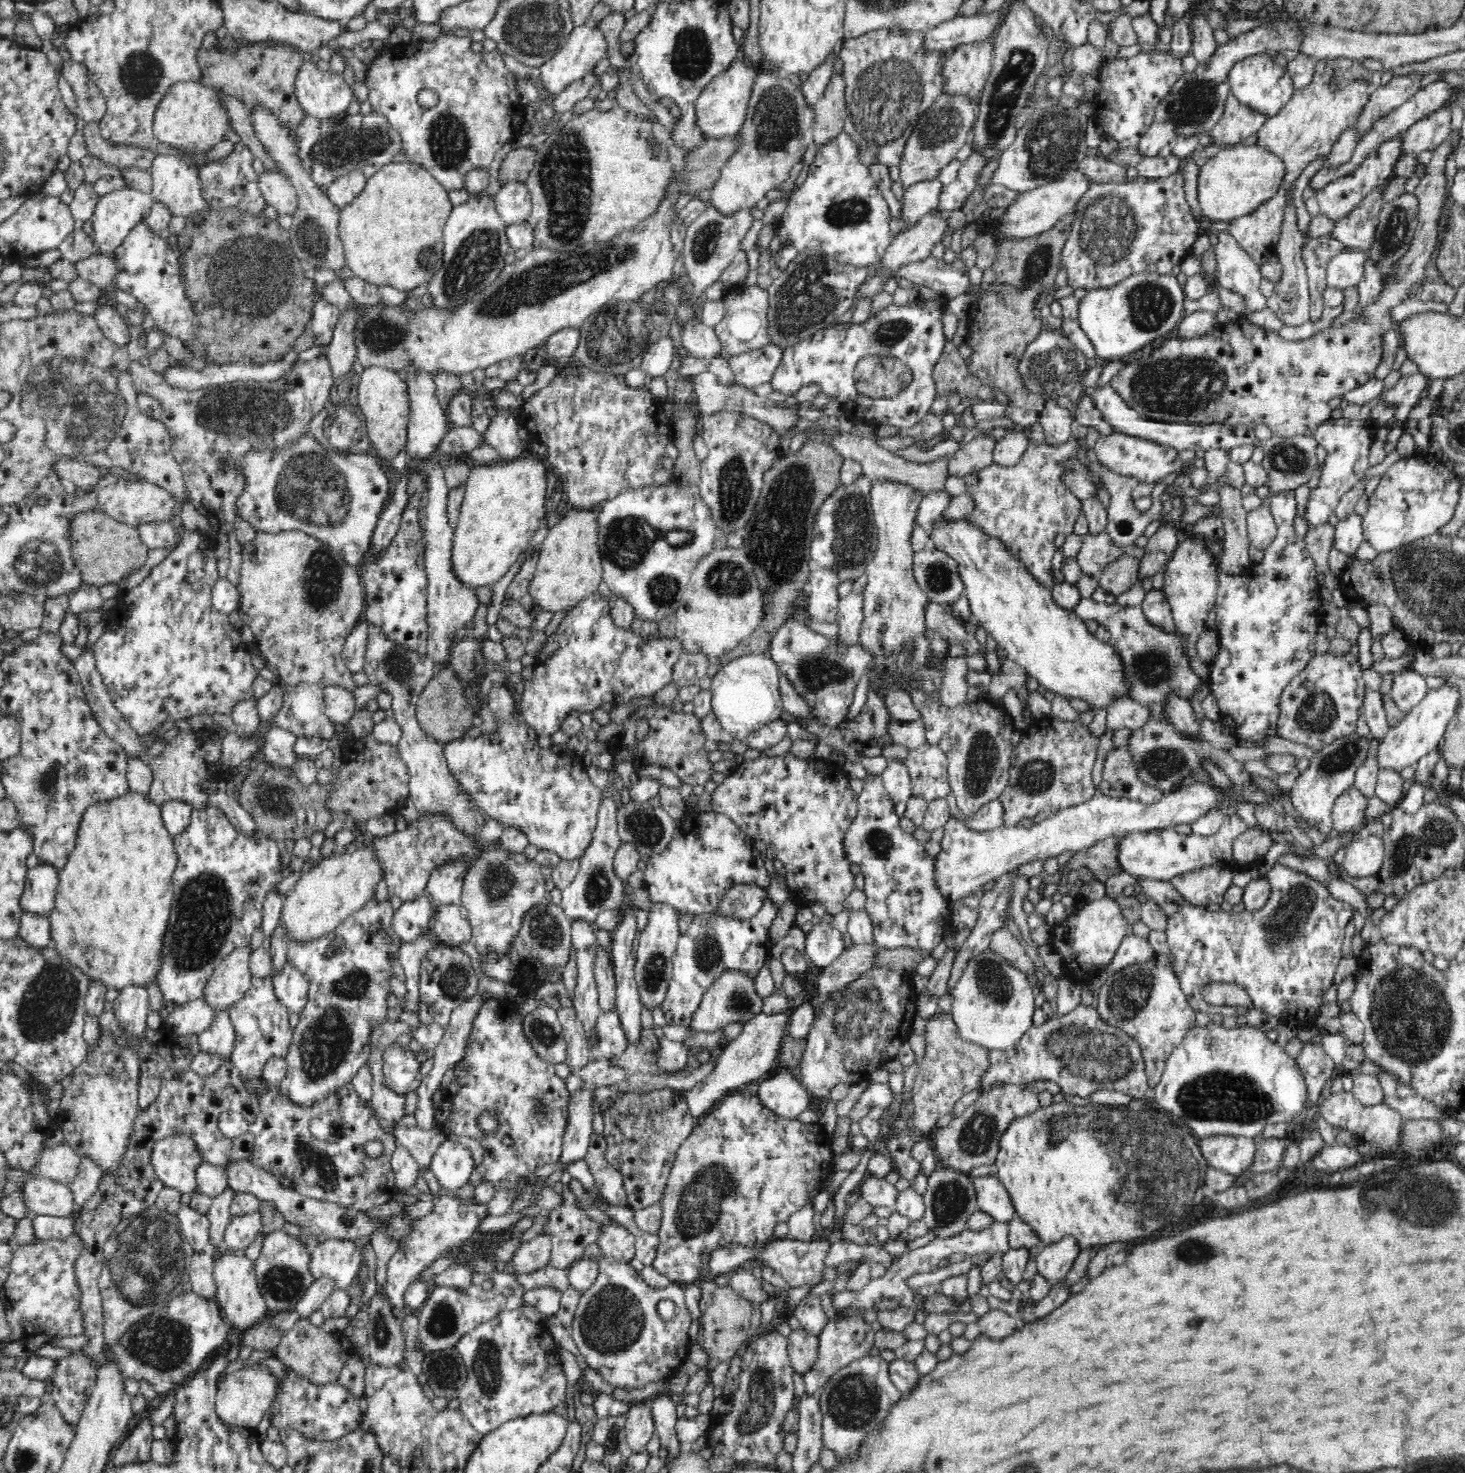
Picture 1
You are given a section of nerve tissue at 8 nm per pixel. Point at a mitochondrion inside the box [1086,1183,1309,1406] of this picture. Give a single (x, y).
(1191, 1249)

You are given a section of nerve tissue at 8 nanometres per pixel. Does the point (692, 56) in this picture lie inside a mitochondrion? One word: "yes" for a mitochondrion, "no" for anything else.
yes

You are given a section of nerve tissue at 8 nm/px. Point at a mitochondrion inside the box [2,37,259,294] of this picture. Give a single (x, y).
(141, 74)

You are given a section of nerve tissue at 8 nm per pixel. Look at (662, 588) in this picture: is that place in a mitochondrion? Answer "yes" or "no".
yes

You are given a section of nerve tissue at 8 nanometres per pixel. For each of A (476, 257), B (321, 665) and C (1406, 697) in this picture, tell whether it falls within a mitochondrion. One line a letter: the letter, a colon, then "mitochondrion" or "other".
A: mitochondrion
B: other
C: other

